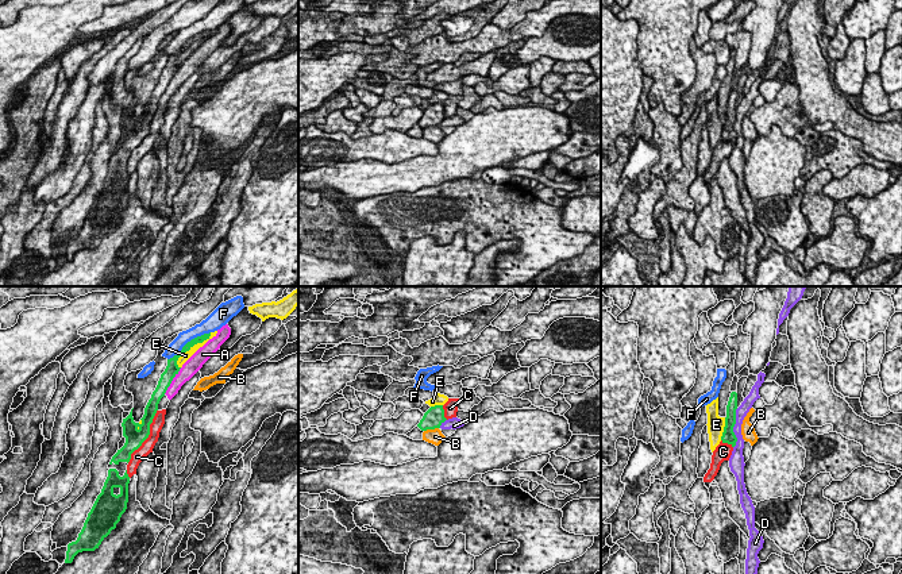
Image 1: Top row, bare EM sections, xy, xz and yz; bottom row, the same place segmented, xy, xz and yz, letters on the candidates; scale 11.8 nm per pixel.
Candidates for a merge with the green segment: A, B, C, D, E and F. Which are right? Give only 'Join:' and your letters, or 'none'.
Join: none

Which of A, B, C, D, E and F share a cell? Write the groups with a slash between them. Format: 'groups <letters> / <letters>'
groups A C / B / D / E / F

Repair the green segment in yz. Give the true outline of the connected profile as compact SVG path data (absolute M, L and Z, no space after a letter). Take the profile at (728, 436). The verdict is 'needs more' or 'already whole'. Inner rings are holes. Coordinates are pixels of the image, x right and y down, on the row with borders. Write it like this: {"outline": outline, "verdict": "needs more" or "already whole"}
{"outline": "M732 392L726 405L725 427L721 436L722 443L728 443L732 447L735 447L737 442L737 438L733 432L733 427L736 424L736 409L737 409L737 393Z", "verdict": "already whole"}

